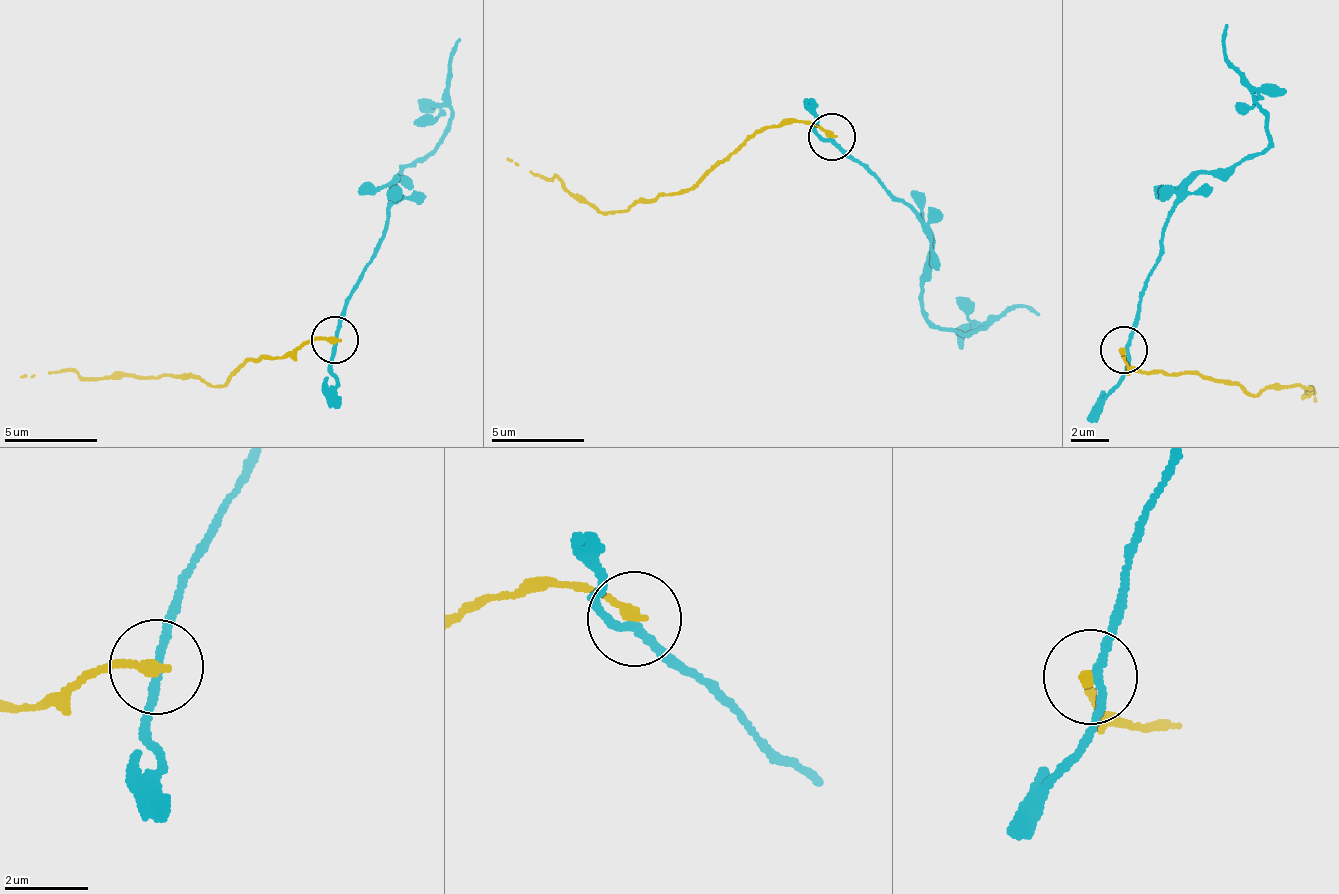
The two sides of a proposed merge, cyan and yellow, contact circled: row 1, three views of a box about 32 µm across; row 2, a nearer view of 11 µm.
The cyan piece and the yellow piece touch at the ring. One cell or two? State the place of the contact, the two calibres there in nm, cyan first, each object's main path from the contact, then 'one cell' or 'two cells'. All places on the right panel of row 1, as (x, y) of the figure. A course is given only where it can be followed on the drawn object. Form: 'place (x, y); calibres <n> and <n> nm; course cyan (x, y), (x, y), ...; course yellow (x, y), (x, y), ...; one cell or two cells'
place (1123, 350); calibres 190 and 240 nm; course cyan (1124, 351), (1170, 206), (1203, 172), (1265, 152), (1267, 116), (1224, 54), (1226, 26); course yellow (1124, 351), (1150, 373), (1205, 376), (1252, 396), (1294, 383), (1315, 389), (1305, 393), (1315, 390), (1314, 400); two cells

